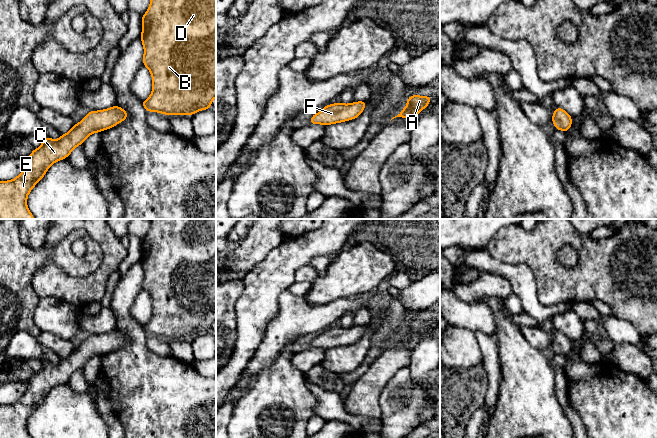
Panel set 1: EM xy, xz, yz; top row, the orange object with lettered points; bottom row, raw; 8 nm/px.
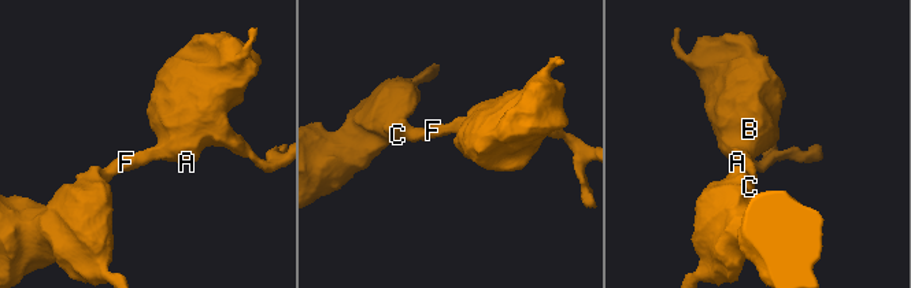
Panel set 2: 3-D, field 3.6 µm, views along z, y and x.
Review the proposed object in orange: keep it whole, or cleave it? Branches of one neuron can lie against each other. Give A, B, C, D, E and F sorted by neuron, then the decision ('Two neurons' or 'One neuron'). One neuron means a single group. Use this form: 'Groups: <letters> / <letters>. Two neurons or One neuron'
Groups: A B C D E F. One neuron

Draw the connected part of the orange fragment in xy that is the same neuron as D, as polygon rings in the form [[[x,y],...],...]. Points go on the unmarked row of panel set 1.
[[[151,219],[148,234],[142,240],[141,265],[144,270],[143,289],[152,299],[153,313],[151,319],[142,325],[148,336],[158,336],[165,339],[189,339],[211,332],[211,326],[216,321],[216,219]]]

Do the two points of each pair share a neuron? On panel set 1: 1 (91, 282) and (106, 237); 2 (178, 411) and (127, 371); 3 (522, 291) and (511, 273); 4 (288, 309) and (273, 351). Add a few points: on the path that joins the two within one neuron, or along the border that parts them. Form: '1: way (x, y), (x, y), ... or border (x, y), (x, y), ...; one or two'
1: way (102, 271), (108, 265), (108, 248); one
2: way (165, 406), (140, 381); one
3: way (522, 287), (522, 284), (515, 277); one
4: way (288, 319), (288, 324), (279, 333), (275, 341); one

